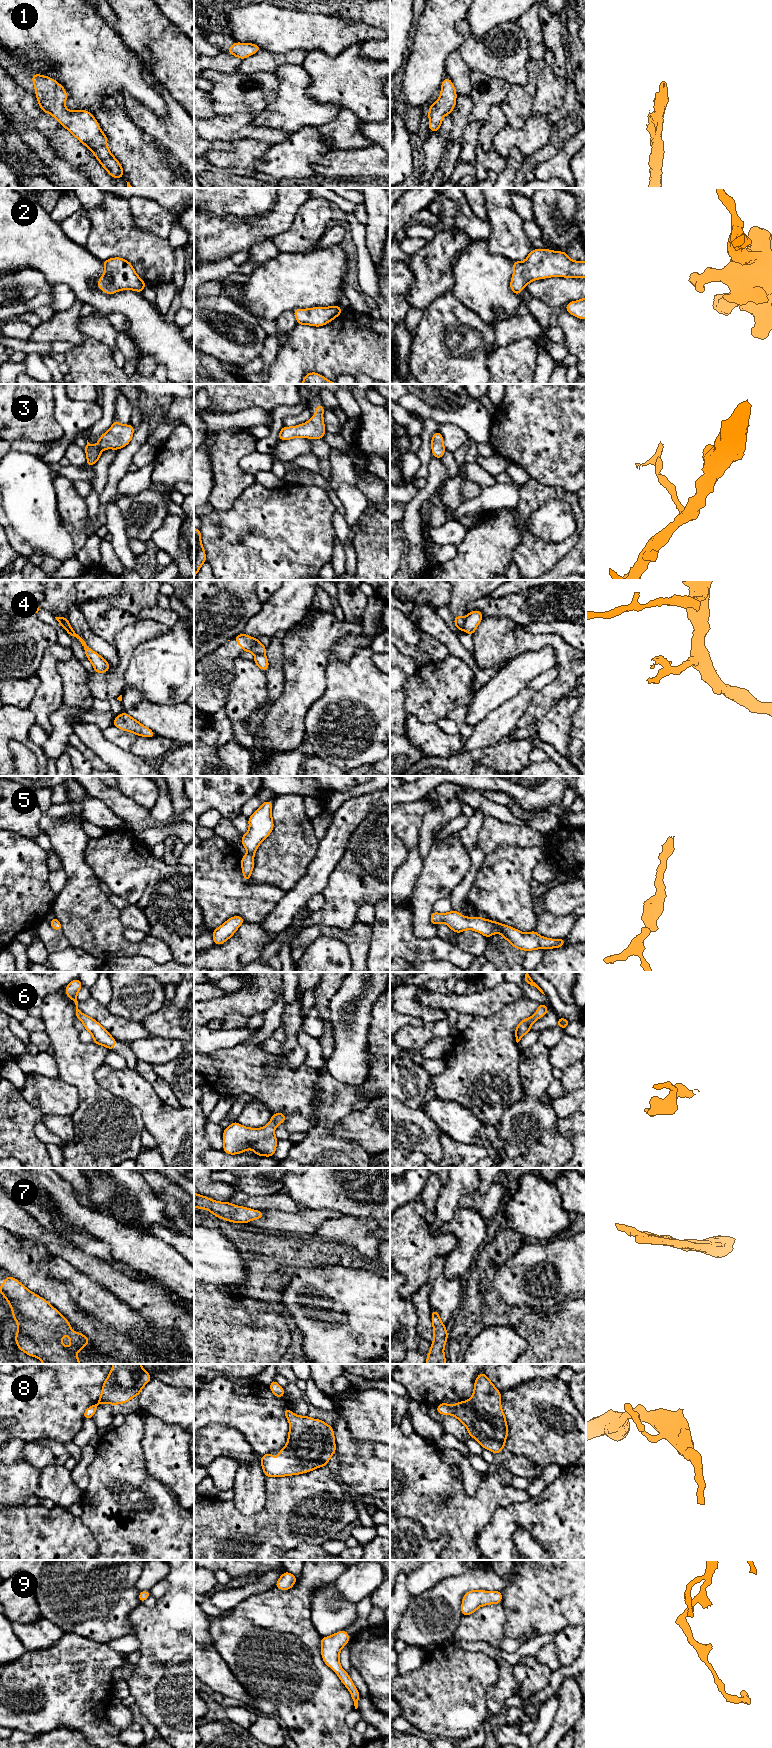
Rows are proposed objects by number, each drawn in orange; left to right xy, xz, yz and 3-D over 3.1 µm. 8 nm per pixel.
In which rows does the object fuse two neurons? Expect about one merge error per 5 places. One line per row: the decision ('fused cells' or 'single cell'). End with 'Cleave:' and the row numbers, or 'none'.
1: single cell
2: single cell
3: single cell
4: fused cells
5: single cell
6: single cell
7: single cell
8: single cell
9: single cell
Cleave: 4

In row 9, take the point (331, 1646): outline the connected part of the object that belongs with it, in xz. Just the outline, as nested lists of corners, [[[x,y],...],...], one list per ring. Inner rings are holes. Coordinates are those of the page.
[[[346,1630],[339,1631],[329,1637],[321,1637],[321,1655],[324,1663],[336,1672],[342,1683],[350,1691],[355,1709],[357,1709],[360,1694],[349,1674],[342,1669],[339,1662],[340,1651],[349,1641]]]

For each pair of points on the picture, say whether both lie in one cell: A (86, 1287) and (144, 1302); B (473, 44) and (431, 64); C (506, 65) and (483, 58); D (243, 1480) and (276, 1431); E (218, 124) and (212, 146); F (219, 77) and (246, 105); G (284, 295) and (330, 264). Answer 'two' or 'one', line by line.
A: two
B: two
C: one
D: two
E: two
F: one
G: one

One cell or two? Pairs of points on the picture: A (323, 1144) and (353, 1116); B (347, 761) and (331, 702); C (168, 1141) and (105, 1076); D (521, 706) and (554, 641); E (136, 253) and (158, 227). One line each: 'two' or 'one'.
A: two
B: one
C: one
D: two
E: two

